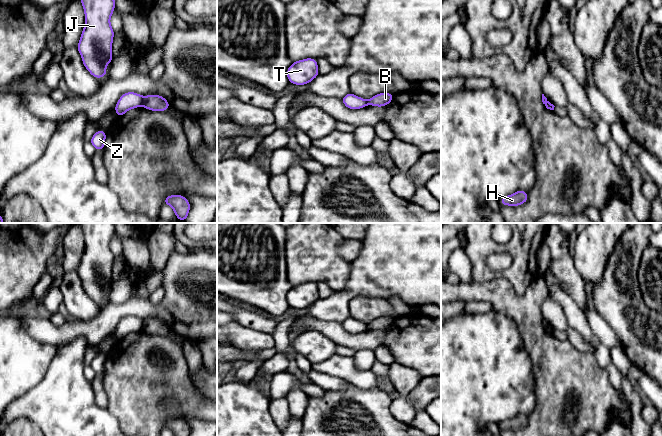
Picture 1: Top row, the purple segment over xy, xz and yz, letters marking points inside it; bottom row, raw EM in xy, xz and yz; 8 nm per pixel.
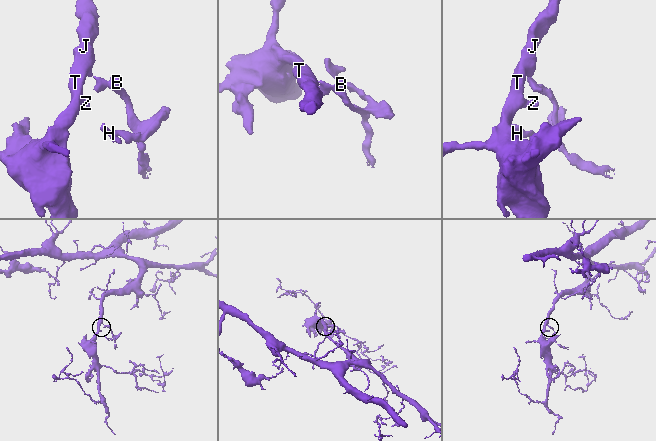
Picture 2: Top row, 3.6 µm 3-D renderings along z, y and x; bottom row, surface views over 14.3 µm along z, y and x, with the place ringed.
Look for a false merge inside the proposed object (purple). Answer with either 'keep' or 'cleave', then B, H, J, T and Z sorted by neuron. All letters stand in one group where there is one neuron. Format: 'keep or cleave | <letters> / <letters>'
cleave | B H / J T Z

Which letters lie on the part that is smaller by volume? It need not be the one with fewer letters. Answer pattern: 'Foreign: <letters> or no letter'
Foreign: B, H

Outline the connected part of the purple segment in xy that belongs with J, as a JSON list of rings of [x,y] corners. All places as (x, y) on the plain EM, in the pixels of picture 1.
[[[80,223],[85,249],[77,273],[85,292],[95,302],[106,301],[106,290],[112,285],[115,256],[110,241],[115,233],[114,223]]]

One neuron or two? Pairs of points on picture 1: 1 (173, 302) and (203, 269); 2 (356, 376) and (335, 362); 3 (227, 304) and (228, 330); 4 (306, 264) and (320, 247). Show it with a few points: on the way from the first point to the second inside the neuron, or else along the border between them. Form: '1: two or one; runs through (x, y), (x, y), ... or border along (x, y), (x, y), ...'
1: one; runs through (181, 294), (198, 277)
2: one; runs through (351, 374), (340, 366)
3: two; border along (236, 321), (258, 331)
4: one; runs through (308, 260), (316, 251)

